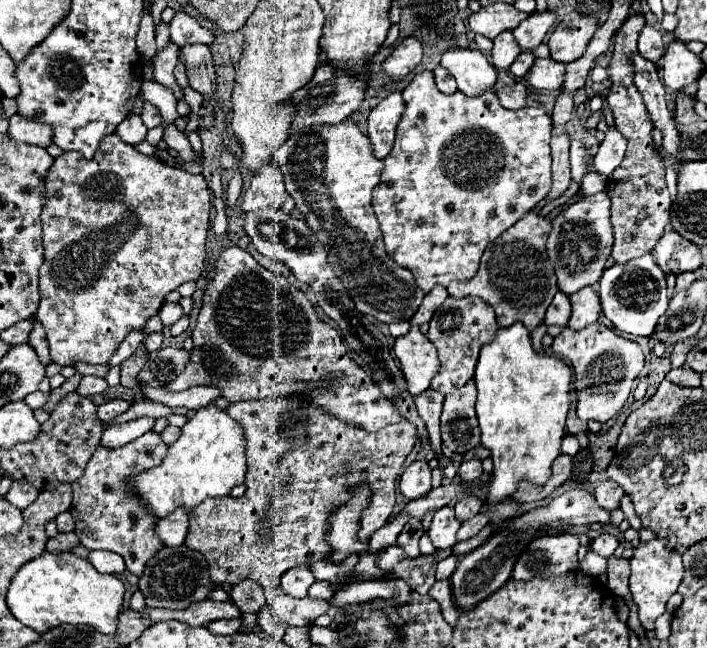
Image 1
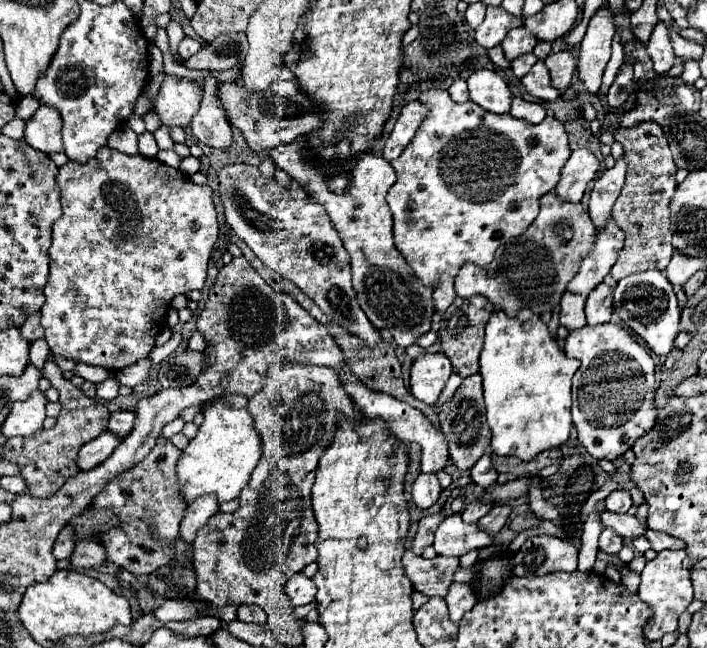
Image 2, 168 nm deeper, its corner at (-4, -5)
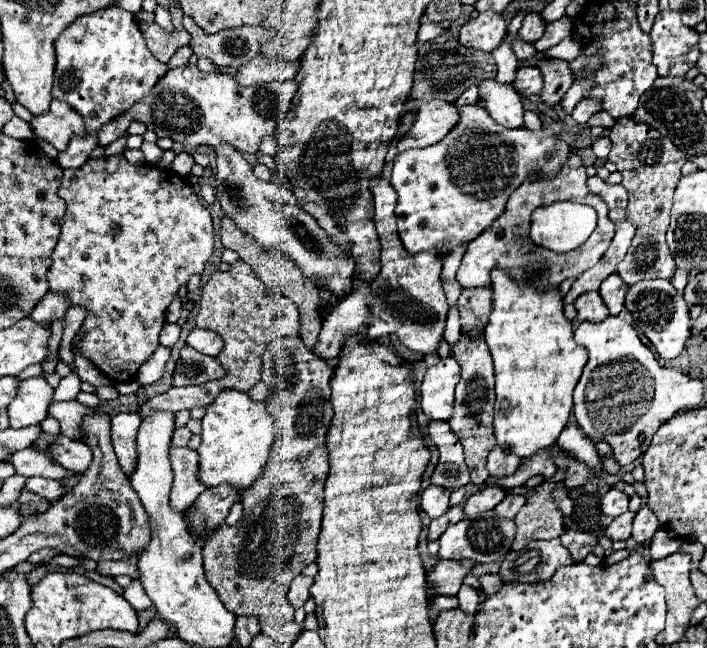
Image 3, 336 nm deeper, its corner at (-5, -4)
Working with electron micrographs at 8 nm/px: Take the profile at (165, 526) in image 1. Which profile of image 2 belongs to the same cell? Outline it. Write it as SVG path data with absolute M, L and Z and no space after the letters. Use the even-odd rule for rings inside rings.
M206 495L206 497L198 497L196 501L192 501L186 507L184 519L180 523L180 539L184 543L192 543L196 539L196 531L206 525L208 517L212 517L218 511L214 495Z

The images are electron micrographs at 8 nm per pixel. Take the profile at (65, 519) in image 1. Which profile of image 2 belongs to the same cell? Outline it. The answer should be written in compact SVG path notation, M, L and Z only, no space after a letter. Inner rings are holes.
M66 525L62 531L60 531L60 535L58 535L58 539L56 539L56 543L54 543L54 557L56 559L68 559L70 555L72 555L72 549L74 549L74 529L70 527L70 525Z

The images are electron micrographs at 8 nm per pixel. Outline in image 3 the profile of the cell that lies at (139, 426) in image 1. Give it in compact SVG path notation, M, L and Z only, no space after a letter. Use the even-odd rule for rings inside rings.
M57 436L47 450L63 468L69 468L77 474L85 472L85 468L91 464L91 448L83 442L69 440L67 436Z

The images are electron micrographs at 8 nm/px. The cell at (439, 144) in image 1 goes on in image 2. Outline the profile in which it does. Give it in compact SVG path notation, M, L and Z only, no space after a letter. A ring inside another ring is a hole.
M428 89L420 93L418 101L428 109L428 115L402 155L390 163L396 171L396 183L386 193L386 203L394 217L398 251L424 285L436 287L442 275L456 277L464 263L490 265L500 245L524 233L538 215L540 197L550 193L560 181L560 171L572 151L564 125L552 115L532 125L510 113L490 113L472 101L454 103L446 89Z

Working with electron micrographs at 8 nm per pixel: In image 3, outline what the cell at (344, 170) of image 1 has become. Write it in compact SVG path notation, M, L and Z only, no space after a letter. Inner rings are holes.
M385 178L371 180L371 186L375 200L375 228L381 242L381 272L371 284L361 284L359 288L355 288L351 296L341 300L331 310L331 314L325 316L319 340L313 346L313 352L325 362L331 362L339 356L345 338L351 334L365 334L367 338L397 334L401 344L423 354L437 352L439 342L443 340L445 320L449 312L449 304L439 278L443 256L429 252L419 252L417 256L411 256L397 236L393 214L397 200L395 190Z

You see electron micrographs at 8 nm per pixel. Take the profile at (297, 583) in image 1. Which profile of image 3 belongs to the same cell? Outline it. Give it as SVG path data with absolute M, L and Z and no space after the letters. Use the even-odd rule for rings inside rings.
M299 574L293 584L291 584L291 590L289 590L289 602L293 608L299 608L303 606L307 600L309 600L309 588L313 584L313 578L305 576L305 574Z

